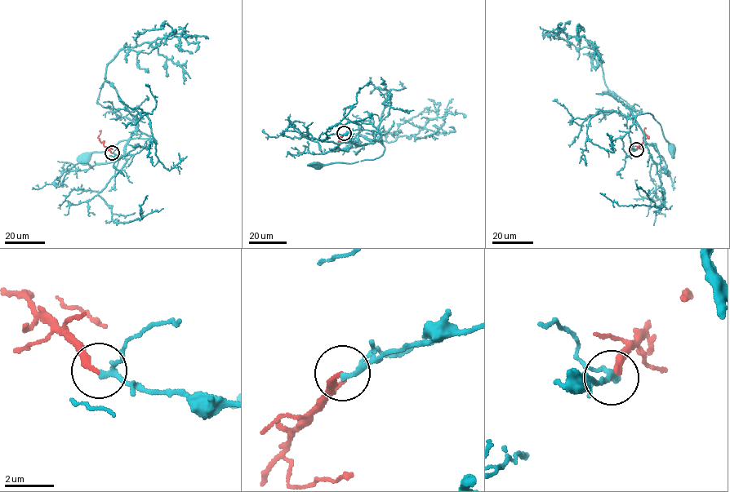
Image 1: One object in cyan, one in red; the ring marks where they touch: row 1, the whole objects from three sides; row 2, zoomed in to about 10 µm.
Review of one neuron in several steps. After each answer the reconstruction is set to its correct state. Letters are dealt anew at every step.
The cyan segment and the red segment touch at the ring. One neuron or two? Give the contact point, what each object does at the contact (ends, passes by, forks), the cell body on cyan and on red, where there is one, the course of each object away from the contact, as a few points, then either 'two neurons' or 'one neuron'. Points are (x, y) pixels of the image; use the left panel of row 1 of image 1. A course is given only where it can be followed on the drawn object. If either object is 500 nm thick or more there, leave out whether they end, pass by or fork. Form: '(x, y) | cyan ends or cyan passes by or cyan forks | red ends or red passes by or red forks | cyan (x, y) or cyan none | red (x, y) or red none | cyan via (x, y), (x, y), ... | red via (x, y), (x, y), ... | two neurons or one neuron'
(112, 152) | cyan passes by | red ends | cyan (86, 157) | red none | cyan via (112, 152), (139, 152), (148, 147), (149, 137), (153, 137), (119, 141), (86, 157) | red via (112, 152), (100, 141), (100, 131) | one neuron

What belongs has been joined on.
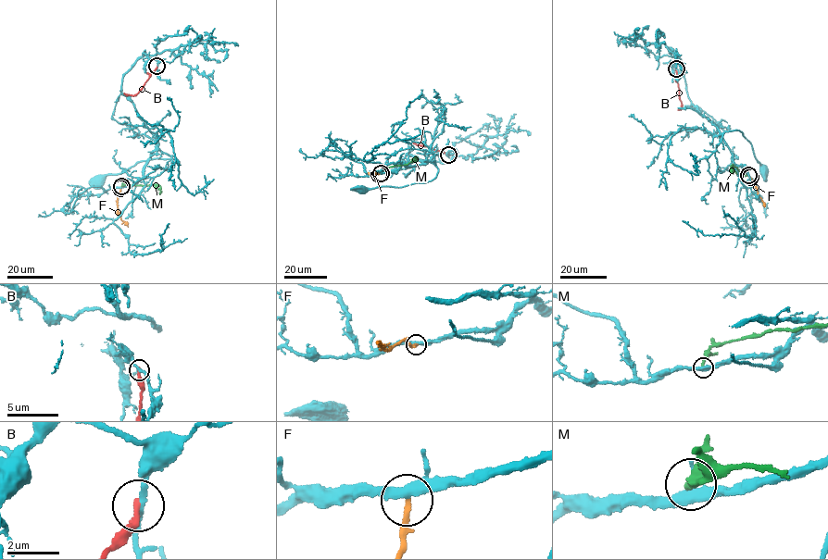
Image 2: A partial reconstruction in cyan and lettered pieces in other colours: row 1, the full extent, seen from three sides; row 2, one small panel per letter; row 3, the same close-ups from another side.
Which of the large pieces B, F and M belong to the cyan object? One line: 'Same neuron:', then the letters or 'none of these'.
Same neuron: F

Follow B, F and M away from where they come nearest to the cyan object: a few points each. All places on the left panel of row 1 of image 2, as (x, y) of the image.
B: (156, 67), (136, 93), (124, 93)
F: (120, 188), (117, 207), (128, 227)
M: (122, 186), (154, 184), (160, 190), (159, 194)

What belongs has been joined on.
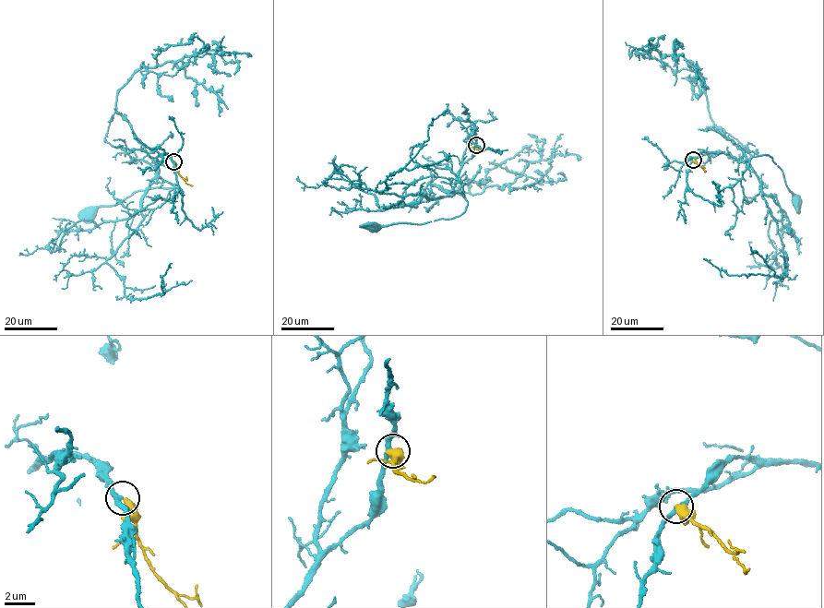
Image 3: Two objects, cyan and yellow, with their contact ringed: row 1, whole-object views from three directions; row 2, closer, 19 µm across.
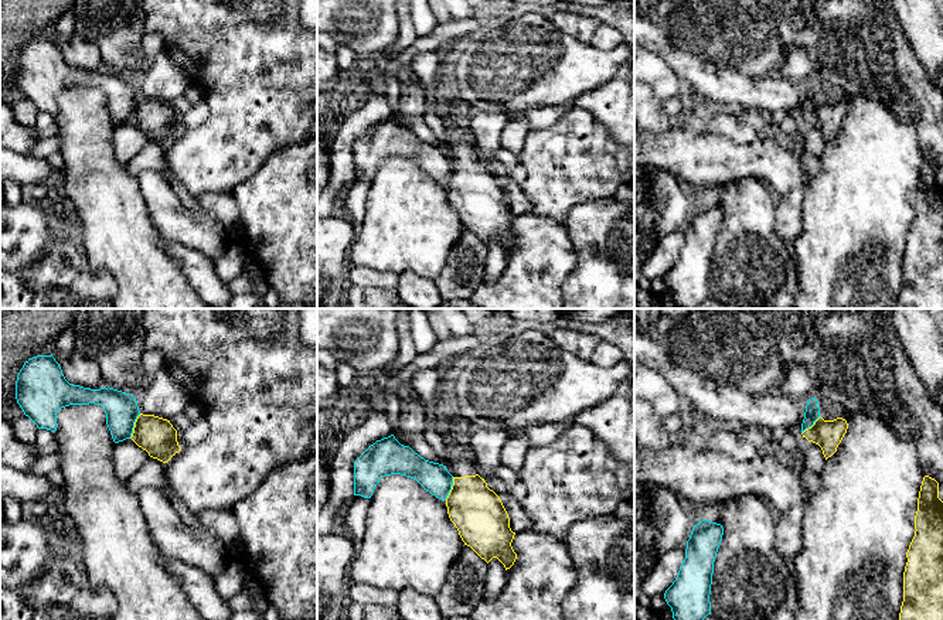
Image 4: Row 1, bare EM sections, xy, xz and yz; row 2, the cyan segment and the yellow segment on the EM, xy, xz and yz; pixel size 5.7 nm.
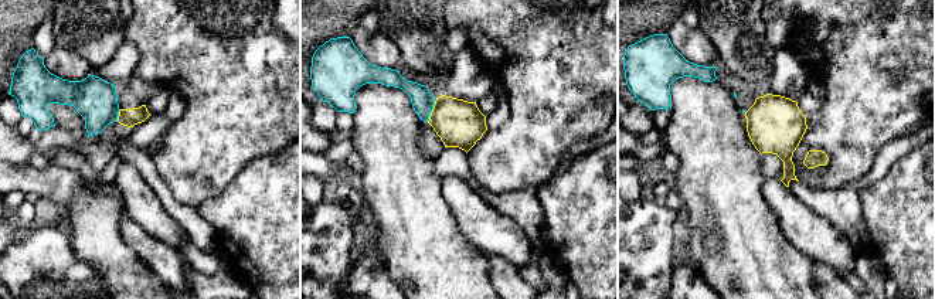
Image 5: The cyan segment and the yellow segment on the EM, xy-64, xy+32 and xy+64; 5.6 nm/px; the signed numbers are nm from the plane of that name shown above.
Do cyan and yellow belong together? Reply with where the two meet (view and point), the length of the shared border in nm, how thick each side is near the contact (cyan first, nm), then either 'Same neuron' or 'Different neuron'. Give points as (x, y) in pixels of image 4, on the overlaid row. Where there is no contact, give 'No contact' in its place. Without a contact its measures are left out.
Touches cyan at xy (133, 426). Shared border 160 nm. Thickness 190 nm (cyan) against 200 nm. Different neuron

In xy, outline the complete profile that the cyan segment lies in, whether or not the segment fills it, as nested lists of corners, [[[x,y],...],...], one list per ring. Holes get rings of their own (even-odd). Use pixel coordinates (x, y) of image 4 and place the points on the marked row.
[[[37,355],[24,362],[16,381],[16,399],[38,429],[55,432],[57,411],[69,405],[101,405],[115,443],[132,437],[140,415],[133,395],[113,389],[91,389],[69,384],[55,358]]]

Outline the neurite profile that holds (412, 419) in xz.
[[[402,399],[398,422],[399,432],[394,436],[401,444],[409,446],[408,439],[426,429],[423,405],[415,399]]]

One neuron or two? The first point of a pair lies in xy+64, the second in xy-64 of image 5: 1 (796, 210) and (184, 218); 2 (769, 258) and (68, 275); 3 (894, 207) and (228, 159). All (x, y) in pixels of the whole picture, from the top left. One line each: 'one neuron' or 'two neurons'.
1: two neurons
2: two neurons
3: two neurons

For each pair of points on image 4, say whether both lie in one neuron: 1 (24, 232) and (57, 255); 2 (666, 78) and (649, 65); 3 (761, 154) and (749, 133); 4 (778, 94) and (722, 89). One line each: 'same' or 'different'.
1: different
2: same
3: different
4: same

